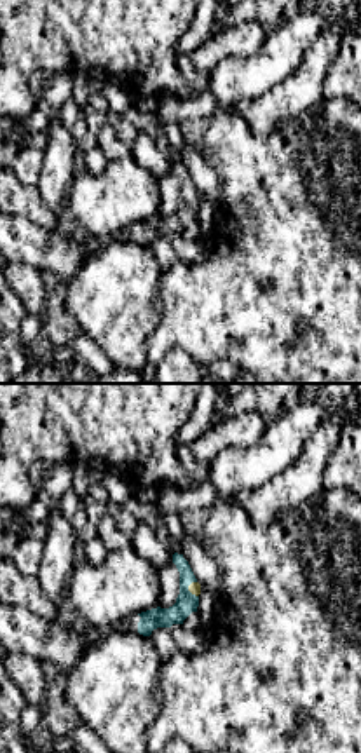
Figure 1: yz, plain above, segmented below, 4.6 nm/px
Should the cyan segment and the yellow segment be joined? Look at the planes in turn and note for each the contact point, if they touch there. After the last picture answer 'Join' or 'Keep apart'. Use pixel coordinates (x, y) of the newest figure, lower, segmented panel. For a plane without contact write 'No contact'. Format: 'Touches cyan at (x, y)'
Touches cyan at (187, 590)

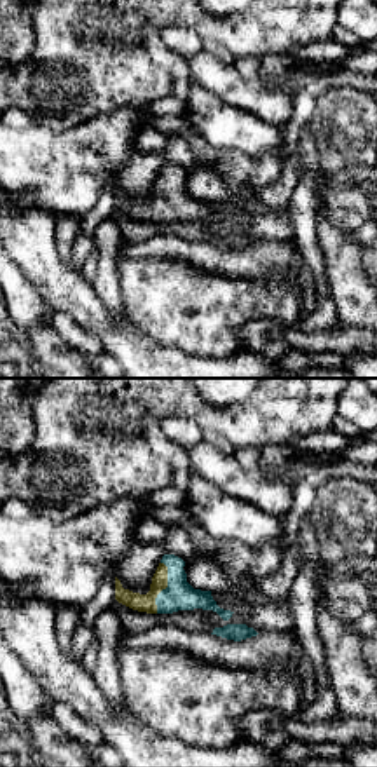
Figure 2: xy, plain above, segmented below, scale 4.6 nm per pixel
Touches cyan at (166, 588)

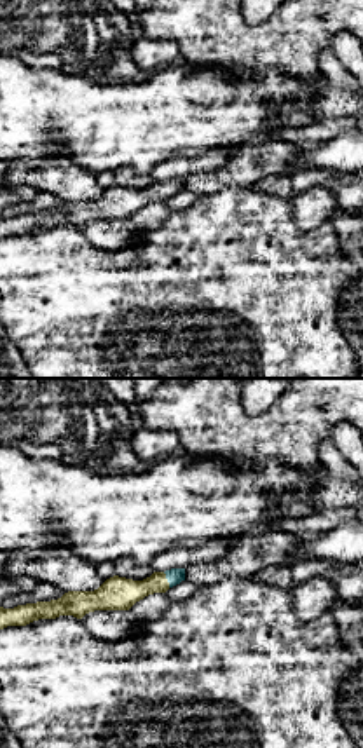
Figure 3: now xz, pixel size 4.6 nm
Touches cyan at (166, 578)

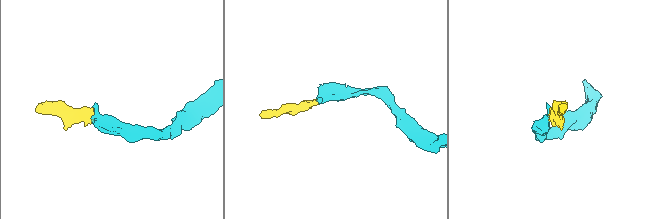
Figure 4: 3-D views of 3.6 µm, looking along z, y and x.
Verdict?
Join

